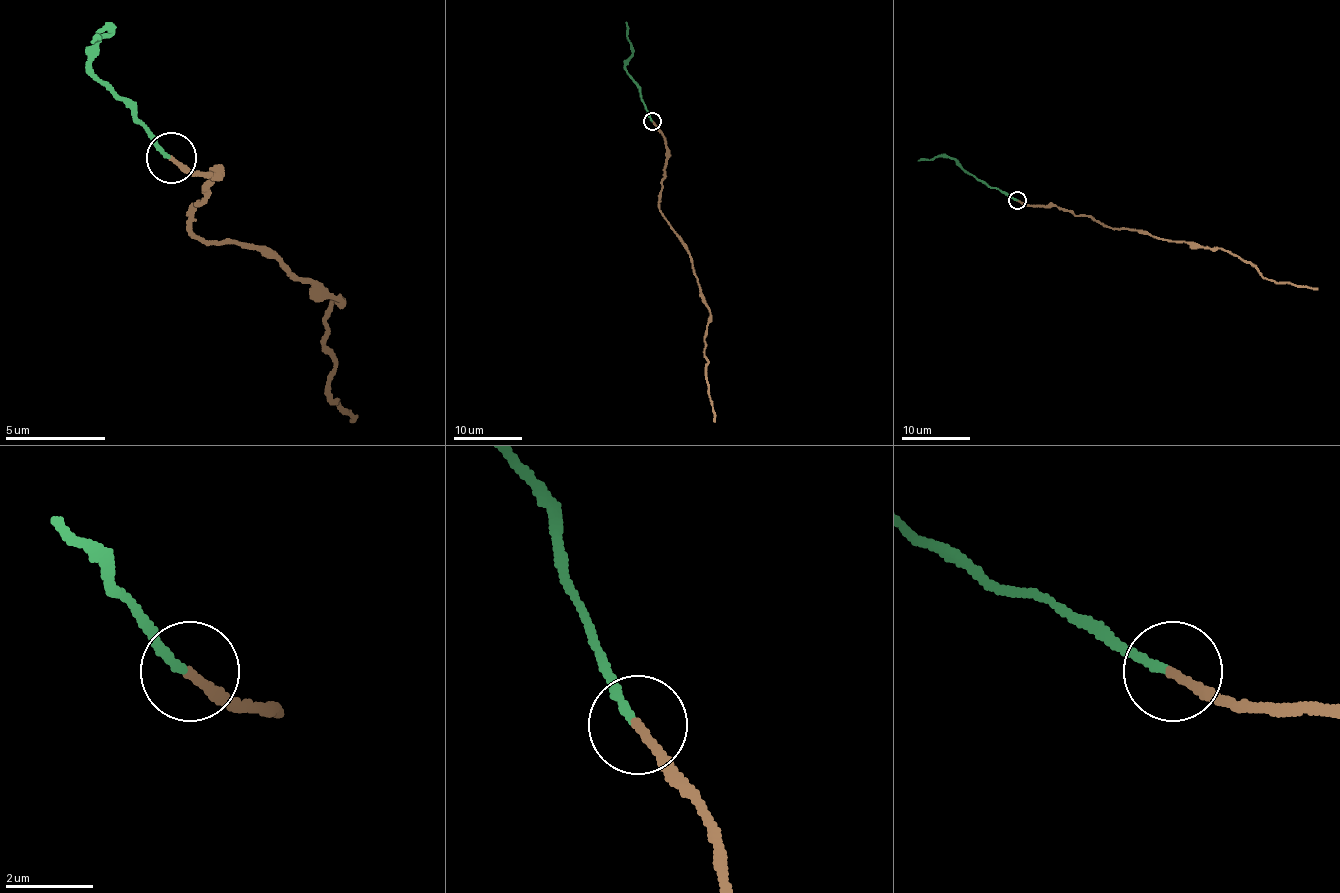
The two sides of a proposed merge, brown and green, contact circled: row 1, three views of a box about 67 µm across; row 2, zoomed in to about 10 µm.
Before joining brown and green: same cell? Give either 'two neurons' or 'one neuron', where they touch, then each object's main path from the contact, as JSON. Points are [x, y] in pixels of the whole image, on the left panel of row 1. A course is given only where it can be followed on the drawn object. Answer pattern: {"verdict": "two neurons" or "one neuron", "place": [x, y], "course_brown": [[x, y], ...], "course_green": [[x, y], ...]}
{"verdict": "two neurons", "place": [171, 157], "course_brown": [[170, 159], [210, 174], [190, 229], [250, 244], [341, 299], [326, 315], [336, 375], [331, 400], [356, 420]], "course_green": [[170, 159], [125, 103], [89, 68], [89, 53], [110, 33], [105, 28], [89, 43]]}

